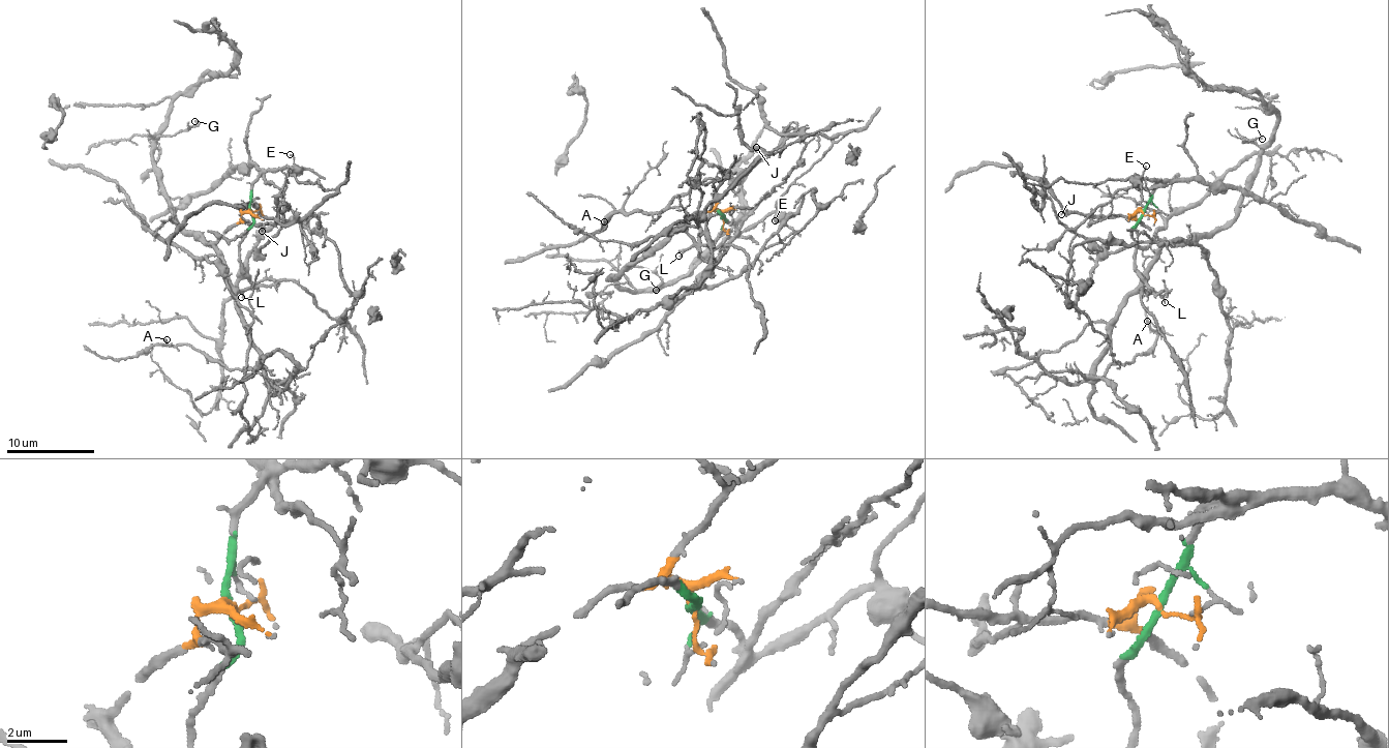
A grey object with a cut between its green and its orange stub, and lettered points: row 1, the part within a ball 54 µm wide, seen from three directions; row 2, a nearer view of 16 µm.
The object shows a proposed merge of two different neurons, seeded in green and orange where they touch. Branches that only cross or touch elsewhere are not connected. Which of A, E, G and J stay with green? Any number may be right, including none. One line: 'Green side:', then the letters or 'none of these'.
Green side: E

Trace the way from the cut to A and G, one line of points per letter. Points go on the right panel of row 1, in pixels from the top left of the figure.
A: (1143, 212), (1137, 214), (1161, 248), (1146, 281), (1121, 308), (1097, 376), (1153, 345), (1165, 331), (1147, 320)
G: (1143, 212), (1141, 222), (1164, 240), (1218, 232), (1260, 162), (1260, 150), (1243, 143), (1263, 139)

